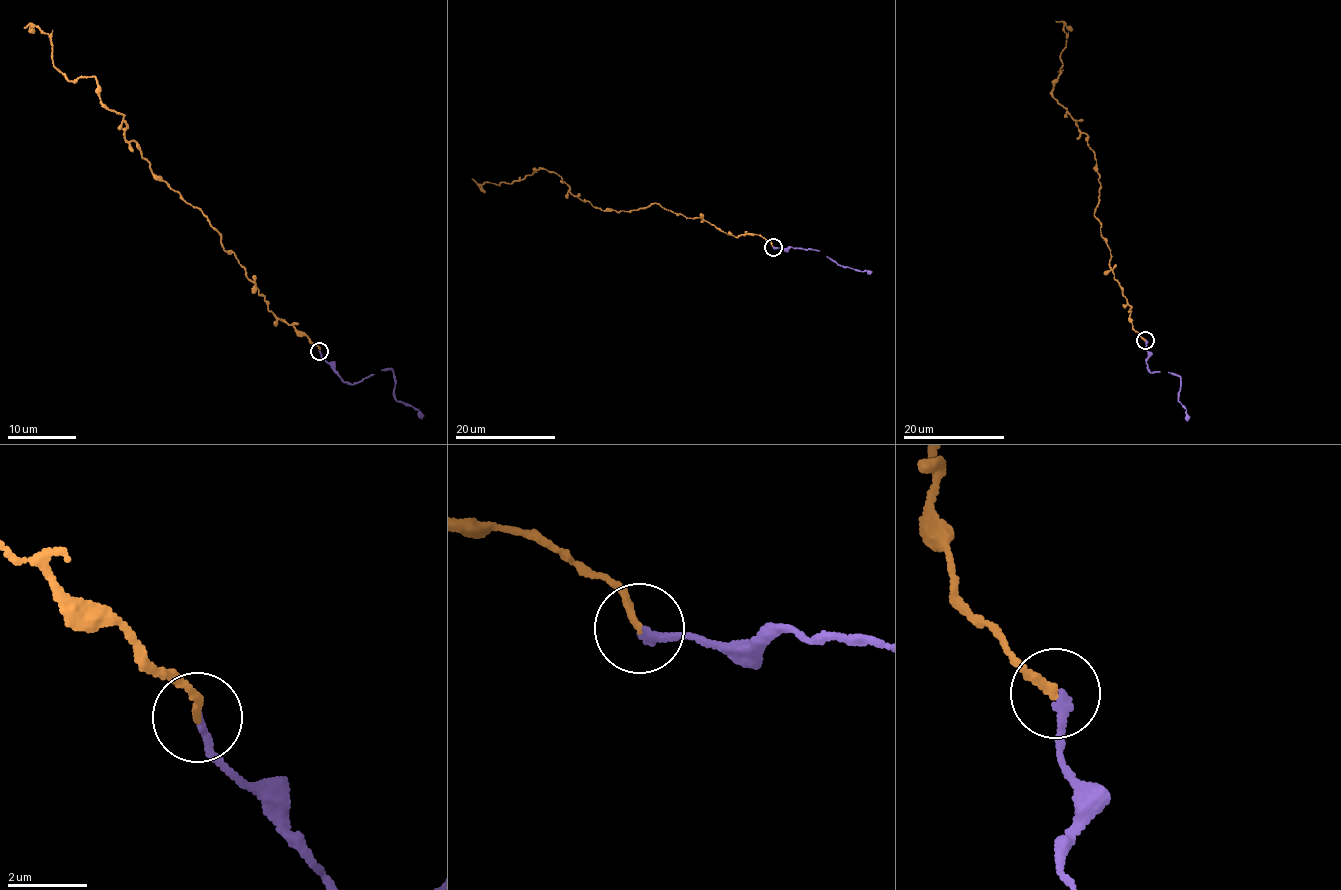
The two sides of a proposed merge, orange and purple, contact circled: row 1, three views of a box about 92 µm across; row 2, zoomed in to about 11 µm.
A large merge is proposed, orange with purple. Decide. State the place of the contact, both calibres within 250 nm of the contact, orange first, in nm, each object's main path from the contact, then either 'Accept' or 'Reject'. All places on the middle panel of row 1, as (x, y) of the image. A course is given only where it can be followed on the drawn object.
Place: (773, 247). Thickness 190 nm (orange) against 200 nm. Course of orange: (773, 247), (760, 235), (734, 237), (658, 203), (602, 210), (546, 169), (510, 184), (472, 178). Course of purple: (773, 247), (820, 250), (844, 268), (871, 271). Accept

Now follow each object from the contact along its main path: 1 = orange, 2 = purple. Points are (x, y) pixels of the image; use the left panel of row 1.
1: (319, 351), (268, 309), (210, 220), (150, 168), (93, 76), (69, 80), (54, 65), (50, 36), (24, 29)
2: (319, 351), (345, 382), (361, 382), (388, 368), (395, 379), (393, 398), (412, 405), (422, 418)

